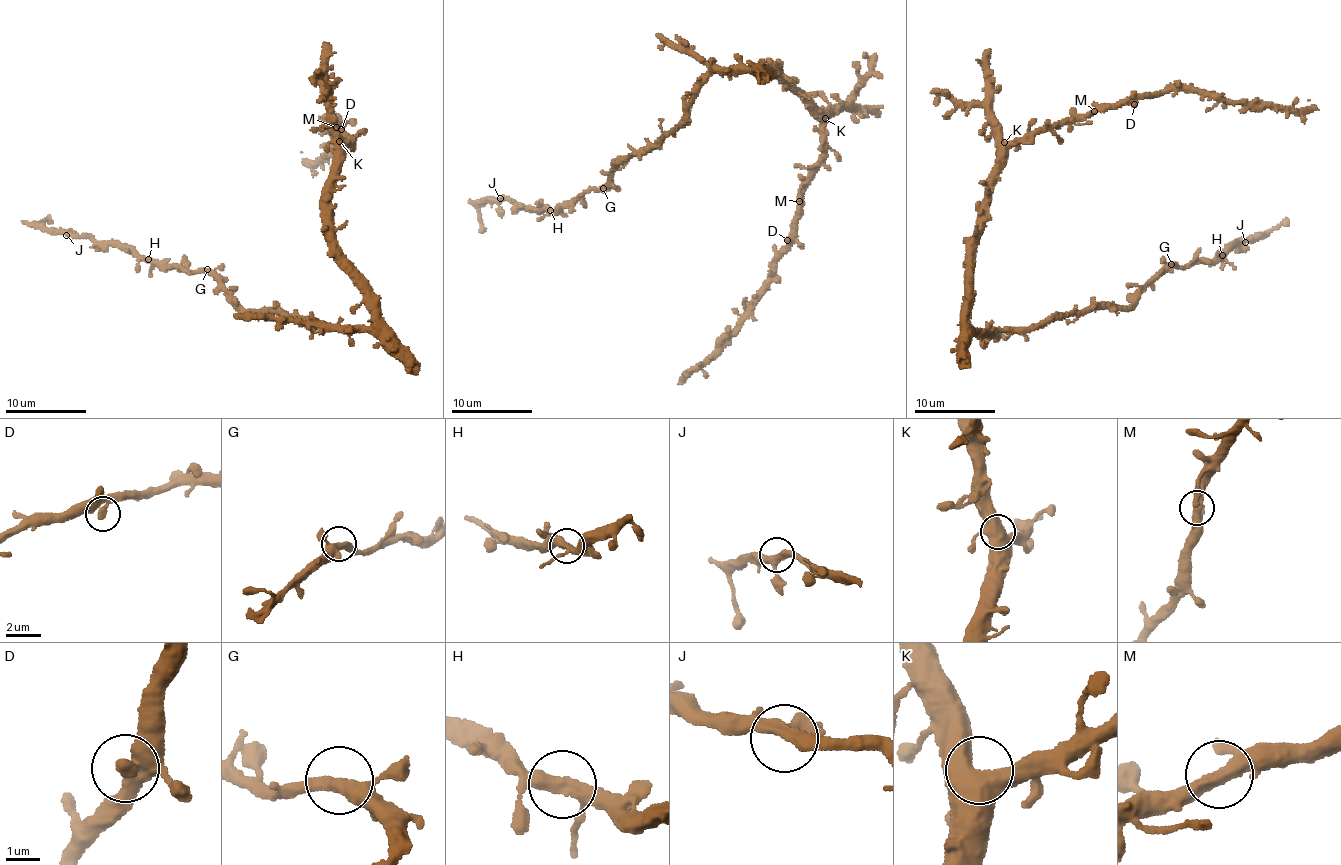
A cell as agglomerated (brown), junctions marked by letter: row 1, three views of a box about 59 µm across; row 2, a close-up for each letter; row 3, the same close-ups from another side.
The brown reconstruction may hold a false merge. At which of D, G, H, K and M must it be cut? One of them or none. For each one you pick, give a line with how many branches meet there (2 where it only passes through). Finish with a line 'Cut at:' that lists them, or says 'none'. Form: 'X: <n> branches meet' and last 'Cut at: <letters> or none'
Cut at: none

